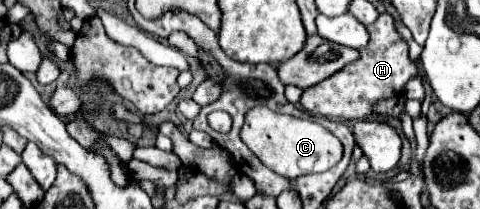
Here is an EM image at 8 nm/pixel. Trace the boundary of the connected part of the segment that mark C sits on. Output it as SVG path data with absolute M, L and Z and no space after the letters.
M254 107L246 113L240 137L266 167L286 178L327 171L342 159L342 143L326 127L308 119L276 113L268 107Z

